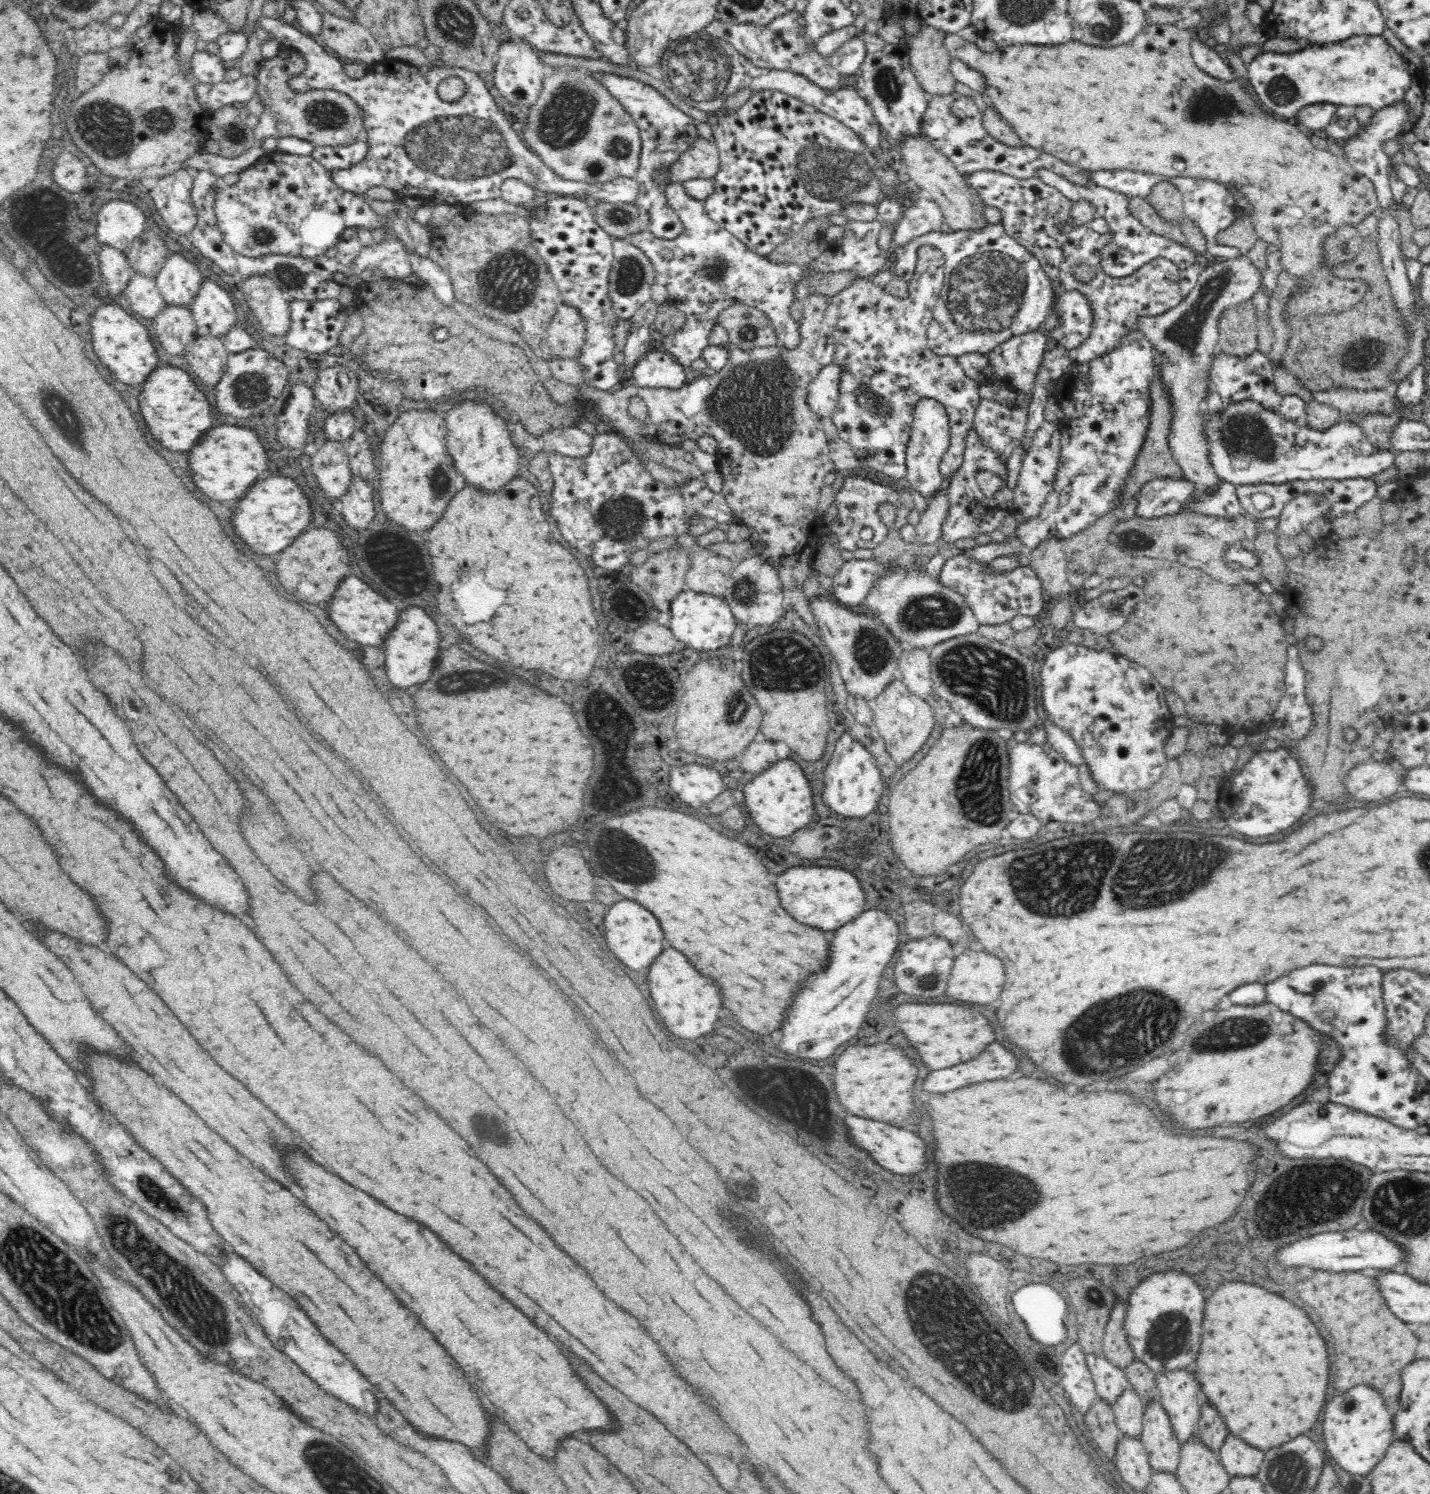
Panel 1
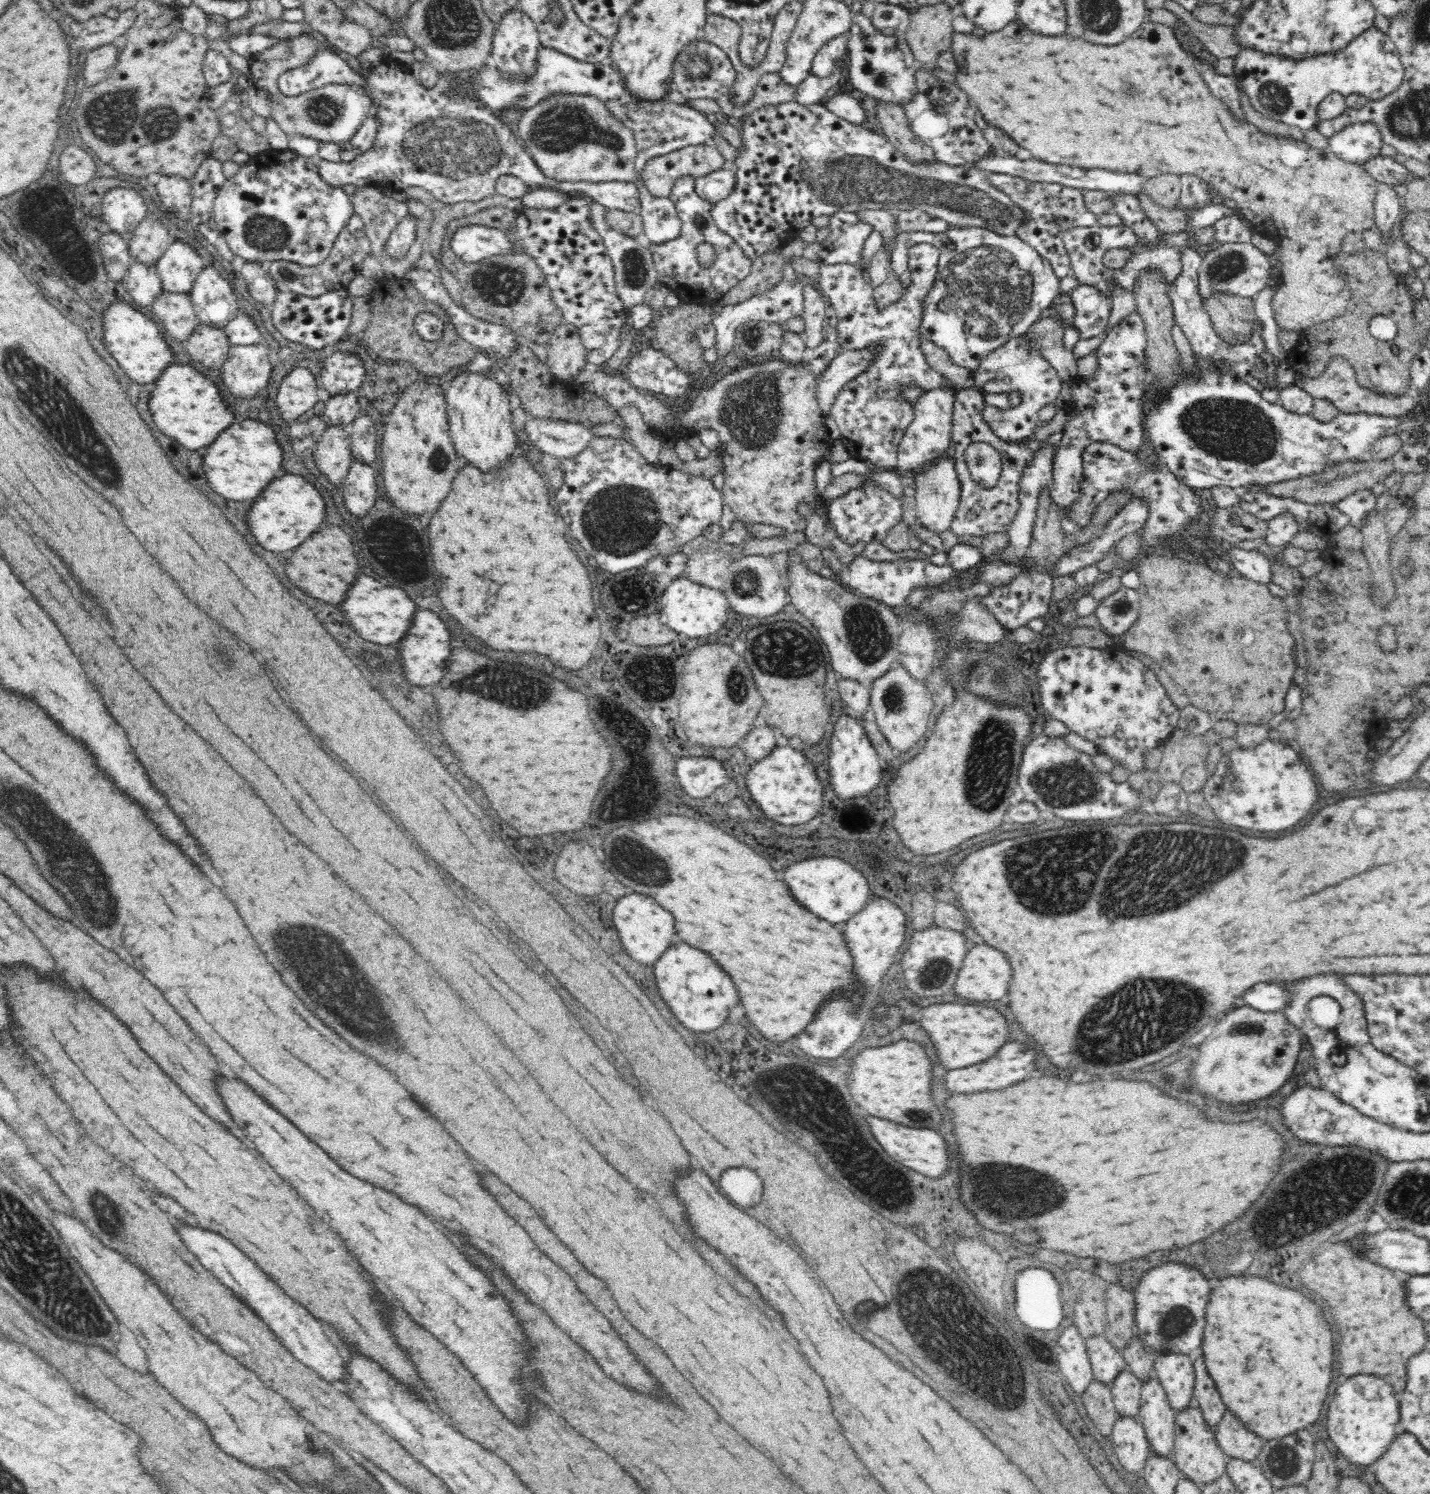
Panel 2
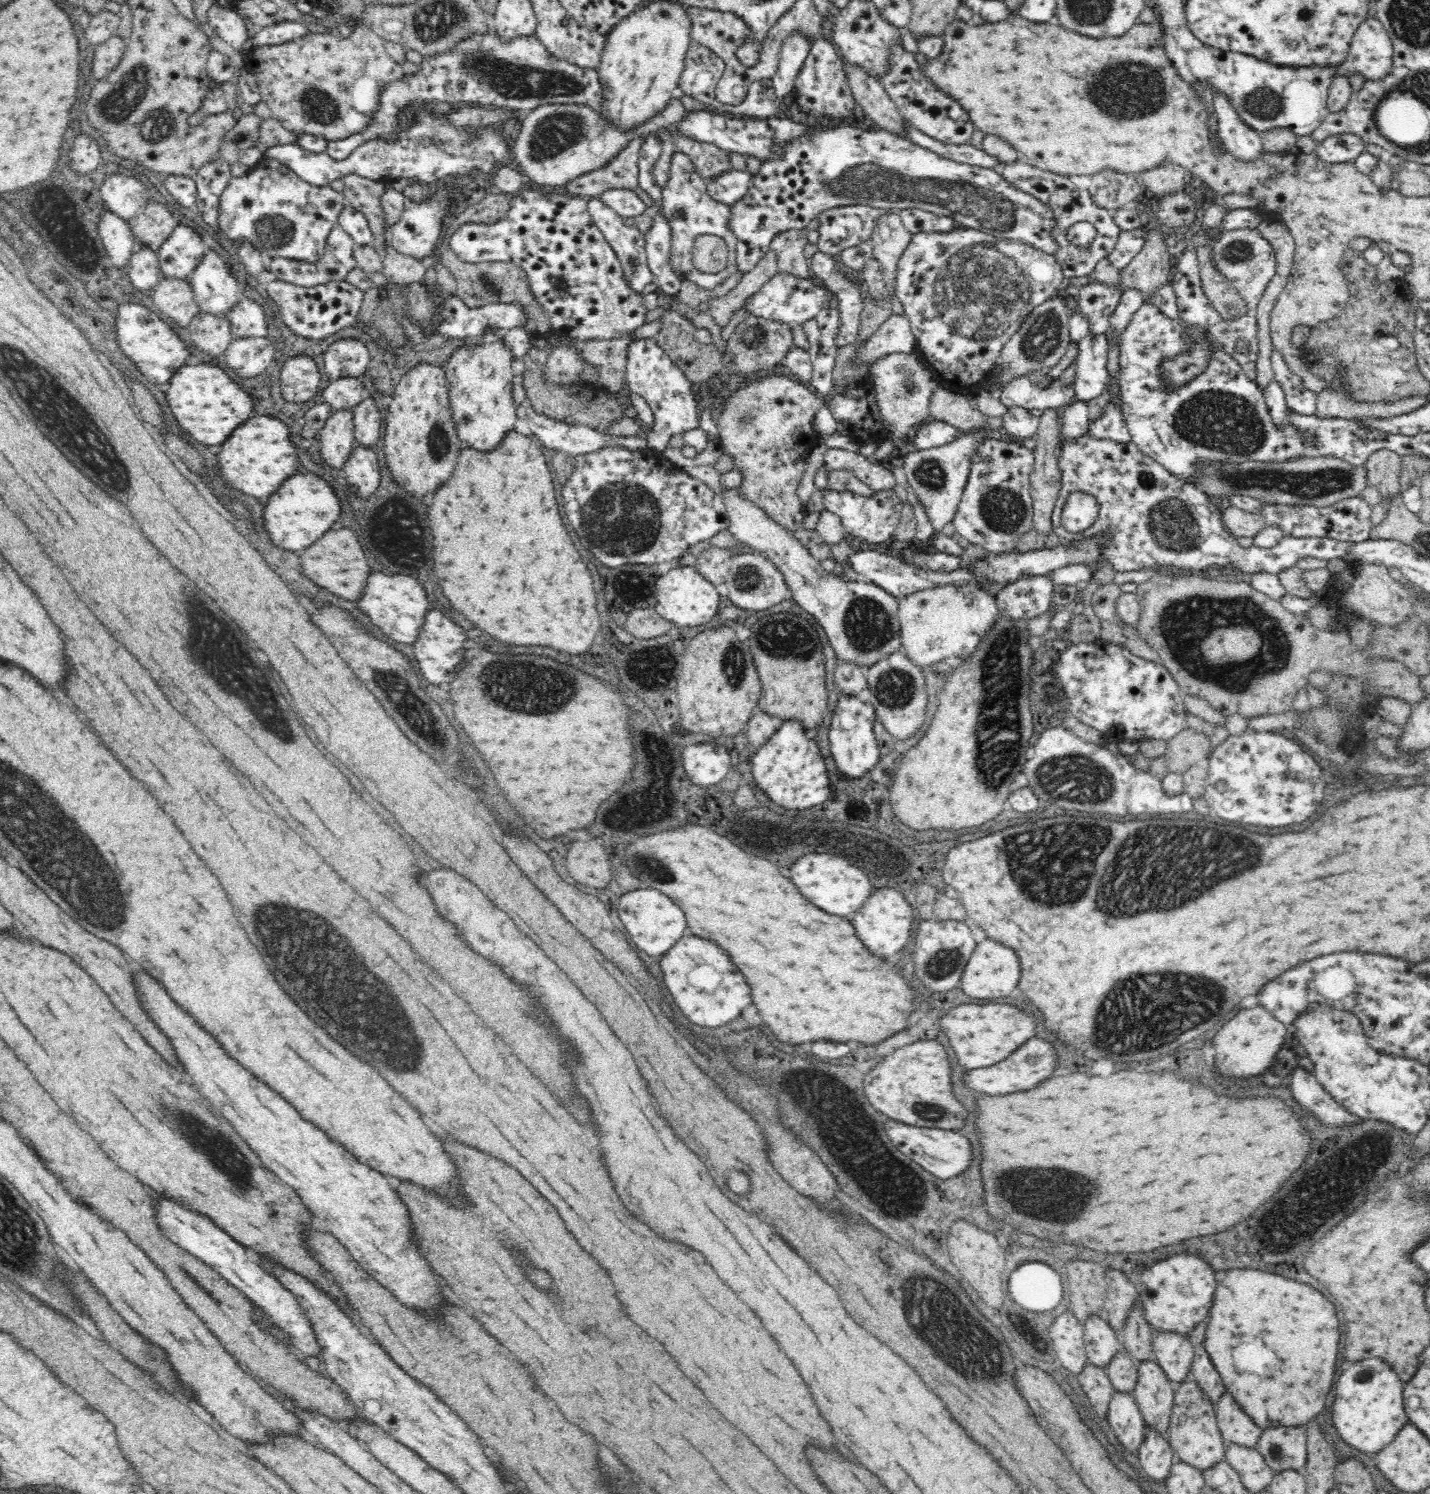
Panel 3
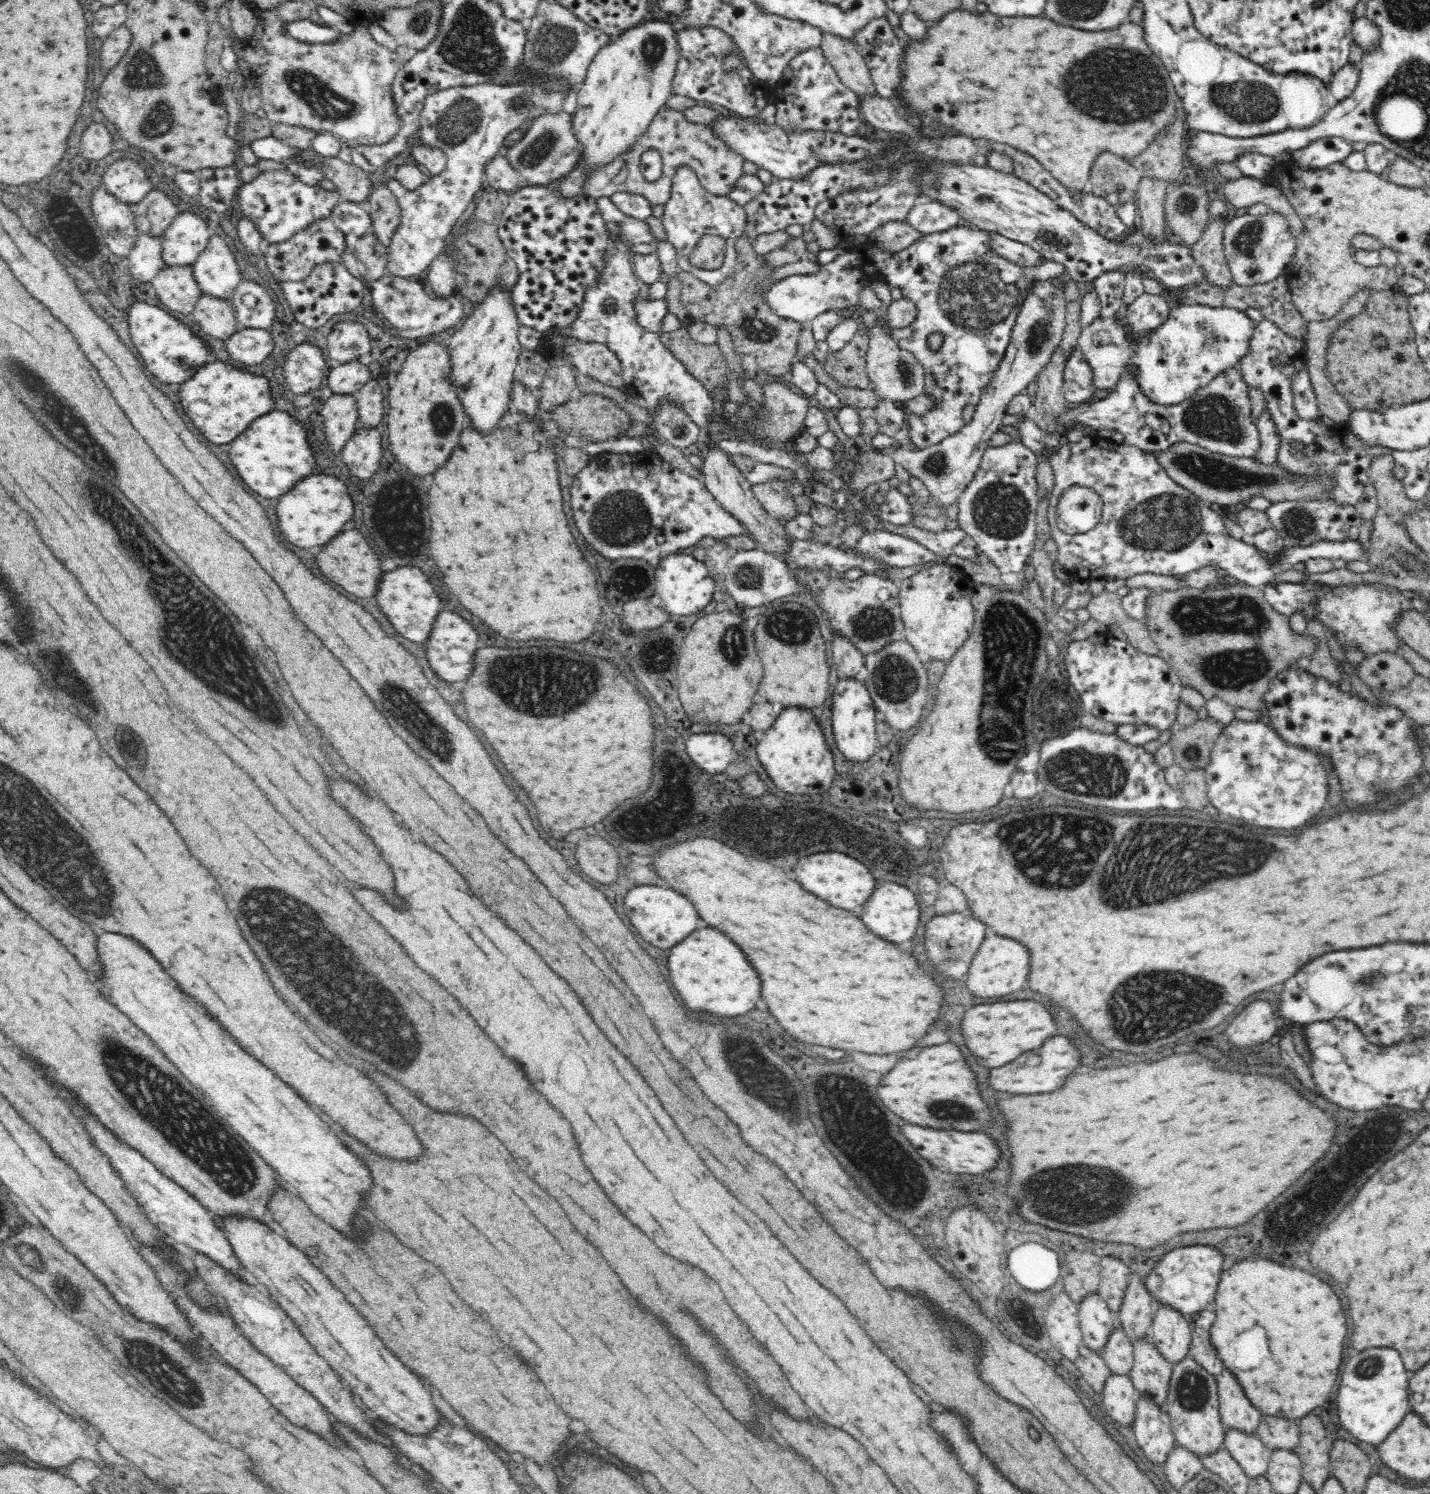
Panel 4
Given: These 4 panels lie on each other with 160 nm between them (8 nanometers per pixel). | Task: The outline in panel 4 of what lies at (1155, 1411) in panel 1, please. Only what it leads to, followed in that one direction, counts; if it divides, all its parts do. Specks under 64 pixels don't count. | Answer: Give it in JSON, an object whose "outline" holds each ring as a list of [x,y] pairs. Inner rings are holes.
{"outline":[[[1138,1339],[1133,1342],[1133,1365],[1130,1369],[1130,1380],[1142,1399],[1152,1399],[1161,1407],[1167,1399],[1173,1364],[1168,1363],[1160,1351]]]}

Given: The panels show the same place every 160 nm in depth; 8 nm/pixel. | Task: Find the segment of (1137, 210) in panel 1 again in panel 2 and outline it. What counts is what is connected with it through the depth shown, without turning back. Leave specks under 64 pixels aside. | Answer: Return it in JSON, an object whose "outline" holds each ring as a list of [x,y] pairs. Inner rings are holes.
{"outline":[[[1144,193],[1136,196],[1146,217],[1154,223],[1160,233],[1176,234],[1187,230],[1185,211],[1182,208],[1169,210],[1153,203]]]}

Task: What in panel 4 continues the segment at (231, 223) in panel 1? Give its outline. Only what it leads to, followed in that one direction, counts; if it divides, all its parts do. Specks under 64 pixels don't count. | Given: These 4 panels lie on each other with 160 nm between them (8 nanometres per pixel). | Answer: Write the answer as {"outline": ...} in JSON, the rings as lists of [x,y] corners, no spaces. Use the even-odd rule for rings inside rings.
{"outline":[[[286,168],[262,171],[252,181],[240,185],[236,194],[235,205],[230,213],[244,219],[250,219],[258,233],[268,243],[278,244],[290,240],[297,232],[303,231],[310,225],[322,219],[330,219],[334,207],[343,199],[337,192],[325,190],[321,185],[312,186],[298,180]]]}

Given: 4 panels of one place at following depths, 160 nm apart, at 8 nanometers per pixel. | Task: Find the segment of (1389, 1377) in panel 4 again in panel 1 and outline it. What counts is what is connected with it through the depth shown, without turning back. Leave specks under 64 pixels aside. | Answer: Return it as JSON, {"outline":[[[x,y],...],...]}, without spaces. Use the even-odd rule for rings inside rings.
{"outline":[[[1356,1386],[1340,1396],[1336,1396],[1324,1408],[1325,1454],[1334,1458],[1338,1466],[1349,1474],[1367,1476],[1386,1454],[1394,1440],[1392,1414],[1384,1406],[1380,1394],[1368,1386]]]}

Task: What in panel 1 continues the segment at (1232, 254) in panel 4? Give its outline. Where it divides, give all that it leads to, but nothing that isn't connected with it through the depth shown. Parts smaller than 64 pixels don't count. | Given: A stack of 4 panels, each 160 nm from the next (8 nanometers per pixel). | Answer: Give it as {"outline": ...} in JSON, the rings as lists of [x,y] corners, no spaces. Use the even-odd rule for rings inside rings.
{"outline":[[[1239,255],[1234,260],[1212,260],[1204,267],[1204,272],[1196,286],[1174,308],[1159,314],[1158,316],[1139,318],[1139,331],[1144,338],[1150,341],[1155,357],[1160,359],[1157,365],[1157,376],[1164,386],[1171,403],[1172,422],[1168,428],[1168,447],[1172,458],[1189,481],[1195,482],[1200,490],[1210,490],[1218,486],[1222,481],[1216,474],[1209,457],[1209,442],[1205,435],[1205,424],[1208,422],[1208,414],[1205,408],[1208,396],[1214,391],[1213,380],[1209,370],[1211,369],[1215,355],[1219,352],[1219,328],[1218,323],[1224,311],[1238,303],[1250,301],[1251,296],[1258,290],[1262,281],[1262,272],[1252,266],[1246,255]]]}

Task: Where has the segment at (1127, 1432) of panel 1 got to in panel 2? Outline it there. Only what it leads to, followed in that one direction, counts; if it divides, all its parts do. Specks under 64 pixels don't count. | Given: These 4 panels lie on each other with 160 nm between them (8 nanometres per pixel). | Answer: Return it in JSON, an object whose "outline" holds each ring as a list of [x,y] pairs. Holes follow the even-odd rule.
{"outline":[[[1130,1370],[1116,1377],[1110,1387],[1119,1417],[1134,1419],[1138,1416],[1142,1385]]]}

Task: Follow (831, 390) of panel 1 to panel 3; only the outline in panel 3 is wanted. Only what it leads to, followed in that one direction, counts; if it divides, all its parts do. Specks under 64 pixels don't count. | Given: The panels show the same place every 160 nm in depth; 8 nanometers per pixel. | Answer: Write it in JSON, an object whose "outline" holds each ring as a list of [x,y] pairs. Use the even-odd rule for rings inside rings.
{"outline":[[[892,315],[870,338],[860,343],[852,355],[854,367],[866,365],[870,368],[879,358],[892,353],[916,352],[917,340],[911,331],[907,315]]]}

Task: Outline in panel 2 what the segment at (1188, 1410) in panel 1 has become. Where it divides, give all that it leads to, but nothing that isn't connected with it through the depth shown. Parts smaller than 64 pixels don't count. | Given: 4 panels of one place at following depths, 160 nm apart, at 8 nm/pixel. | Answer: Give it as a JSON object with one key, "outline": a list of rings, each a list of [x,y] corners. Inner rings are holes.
{"outline":[[[1154,1354],[1157,1380],[1164,1387],[1168,1401],[1176,1414],[1194,1406],[1193,1390],[1195,1387],[1195,1368],[1192,1360],[1185,1354]]]}

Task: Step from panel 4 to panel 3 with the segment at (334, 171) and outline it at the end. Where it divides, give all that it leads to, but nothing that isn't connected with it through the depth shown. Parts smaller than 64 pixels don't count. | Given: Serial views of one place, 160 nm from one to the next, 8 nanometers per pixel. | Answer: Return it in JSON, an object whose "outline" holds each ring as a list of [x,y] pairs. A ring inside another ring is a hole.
{"outline":[[[348,175],[343,180],[345,184],[343,195],[346,204],[366,217],[372,237],[374,237],[371,246],[378,254],[384,255],[389,234],[385,212],[381,205],[381,196],[387,190],[387,183],[358,175]]]}

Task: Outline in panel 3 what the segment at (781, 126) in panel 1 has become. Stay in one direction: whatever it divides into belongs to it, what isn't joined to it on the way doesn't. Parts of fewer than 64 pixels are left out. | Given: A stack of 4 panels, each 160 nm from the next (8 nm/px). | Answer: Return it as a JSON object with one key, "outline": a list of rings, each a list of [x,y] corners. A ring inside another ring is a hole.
{"outline":[[[789,113],[789,116],[797,121],[802,121],[803,126],[807,128],[805,134],[796,138],[792,141],[787,141],[786,143],[777,143],[779,146],[773,151],[773,158],[777,156],[775,160],[762,161],[762,167],[760,171],[756,174],[751,174],[750,185],[748,186],[748,193],[735,204],[730,205],[730,220],[728,220],[728,229],[737,240],[737,266],[740,273],[746,274],[752,272],[756,266],[760,264],[760,260],[764,258],[766,252],[771,250],[771,242],[775,239],[775,236],[782,234],[788,230],[796,229],[802,230],[810,224],[810,220],[814,220],[821,212],[830,210],[834,207],[842,206],[870,206],[872,208],[881,208],[890,212],[898,212],[899,210],[910,209],[922,209],[926,212],[932,212],[938,216],[946,216],[953,218],[959,227],[979,229],[985,232],[999,237],[1000,239],[1010,239],[1014,241],[1024,242],[1026,244],[1032,245],[1038,250],[1044,251],[1048,254],[1052,254],[1056,250],[1056,240],[1052,239],[1050,236],[1050,231],[1052,226],[1054,226],[1054,215],[1052,215],[1052,210],[1049,210],[1048,206],[1041,204],[1034,196],[1030,196],[1012,188],[1004,178],[1002,178],[999,171],[989,170],[988,168],[980,168],[976,166],[971,166],[970,164],[962,164],[955,162],[954,160],[946,159],[938,154],[927,150],[926,148],[914,145],[911,141],[905,140],[886,132],[884,129],[880,129],[877,132],[874,129],[866,128],[856,128],[851,125],[836,125],[836,124],[822,124],[822,126],[816,126],[816,122],[813,117],[804,118],[802,115]]]}

